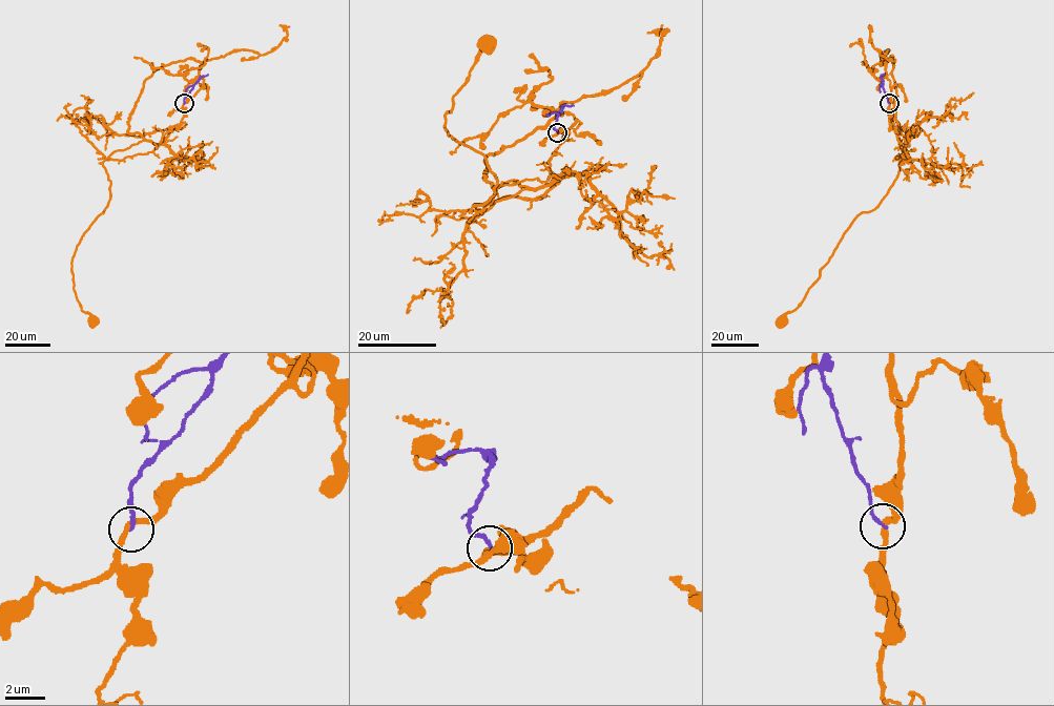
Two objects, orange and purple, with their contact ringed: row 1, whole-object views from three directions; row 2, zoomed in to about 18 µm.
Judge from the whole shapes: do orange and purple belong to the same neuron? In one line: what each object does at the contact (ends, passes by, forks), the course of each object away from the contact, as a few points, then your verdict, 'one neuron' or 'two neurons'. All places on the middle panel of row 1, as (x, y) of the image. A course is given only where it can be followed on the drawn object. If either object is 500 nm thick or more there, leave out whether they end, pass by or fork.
orange passes by; purple ends there; orange runs (557, 132), (565, 138), (549, 162), (550, 183), (473, 205), (498, 182), (481, 153), (445, 126), (487, 44); purple runs (557, 132), (553, 127), (557, 113), (562, 105), (574, 105); two neurons

